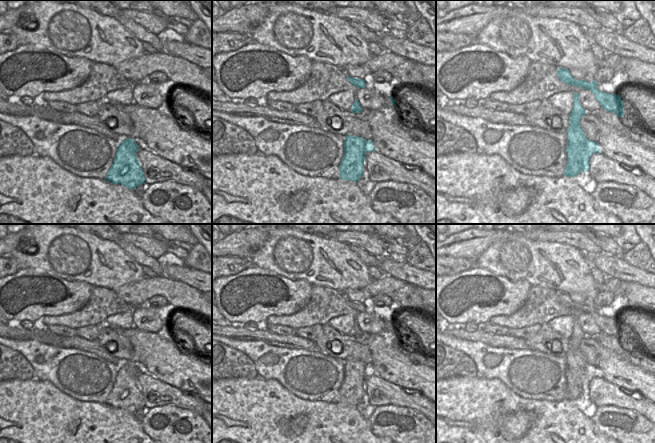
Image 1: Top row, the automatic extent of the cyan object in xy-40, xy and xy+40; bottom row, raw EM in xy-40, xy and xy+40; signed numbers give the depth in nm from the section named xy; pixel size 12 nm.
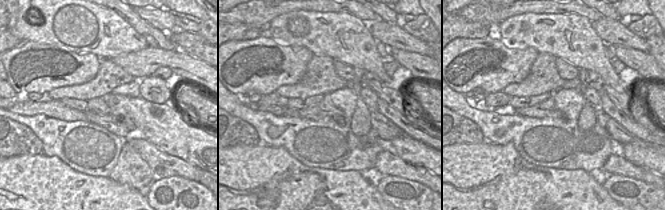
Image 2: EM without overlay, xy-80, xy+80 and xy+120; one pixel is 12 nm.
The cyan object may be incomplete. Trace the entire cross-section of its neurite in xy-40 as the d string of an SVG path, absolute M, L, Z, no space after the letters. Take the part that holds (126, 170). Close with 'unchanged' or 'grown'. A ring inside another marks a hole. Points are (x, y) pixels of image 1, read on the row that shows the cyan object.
M133 139L119 144L113 164L105 180L121 184L131 190L145 183L144 172L136 157L138 145Z; unchanged

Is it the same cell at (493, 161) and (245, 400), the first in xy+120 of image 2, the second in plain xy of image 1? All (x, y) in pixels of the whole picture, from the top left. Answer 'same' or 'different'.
same

